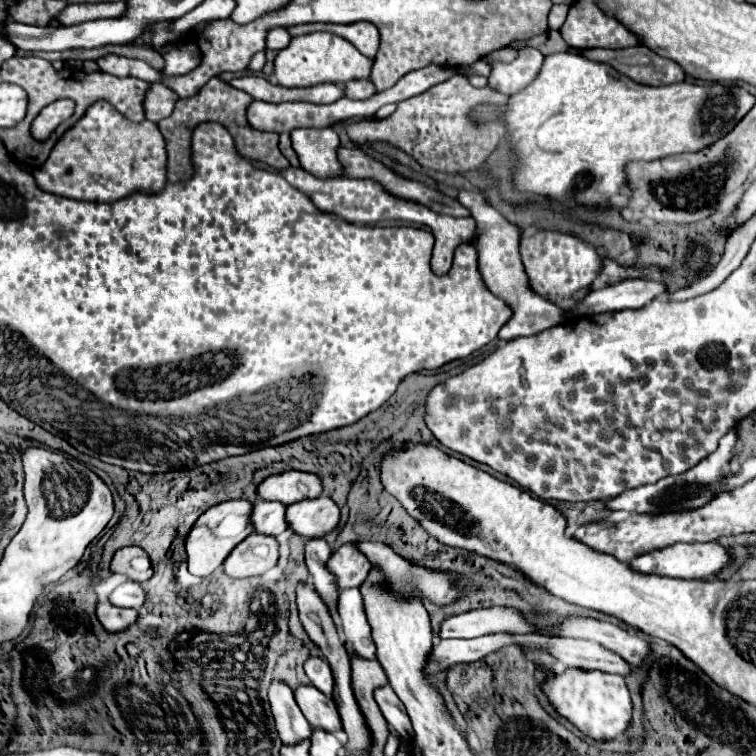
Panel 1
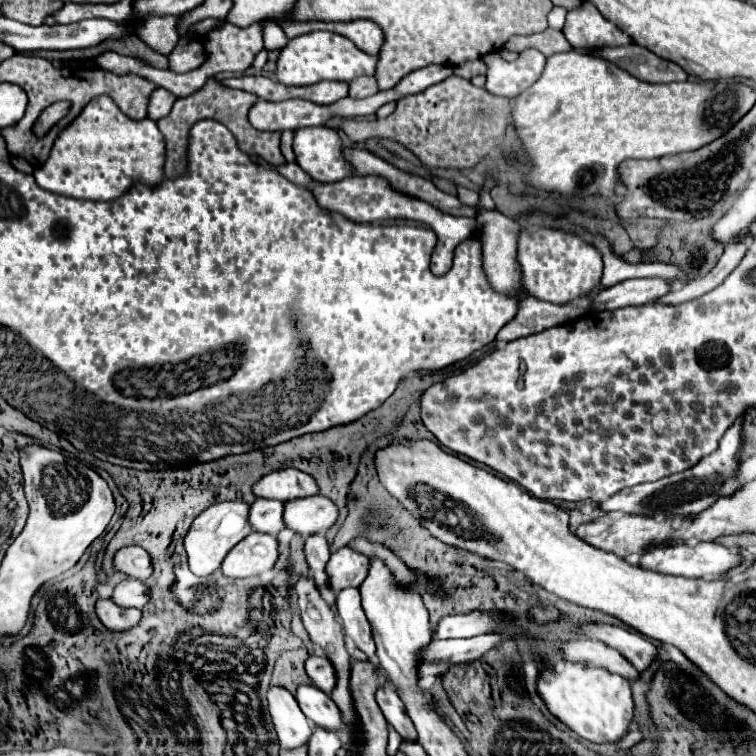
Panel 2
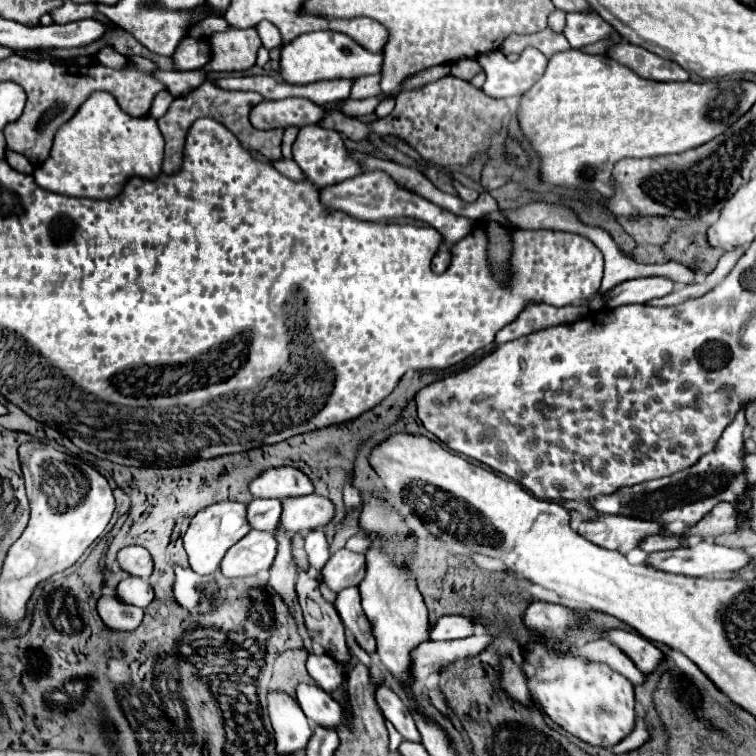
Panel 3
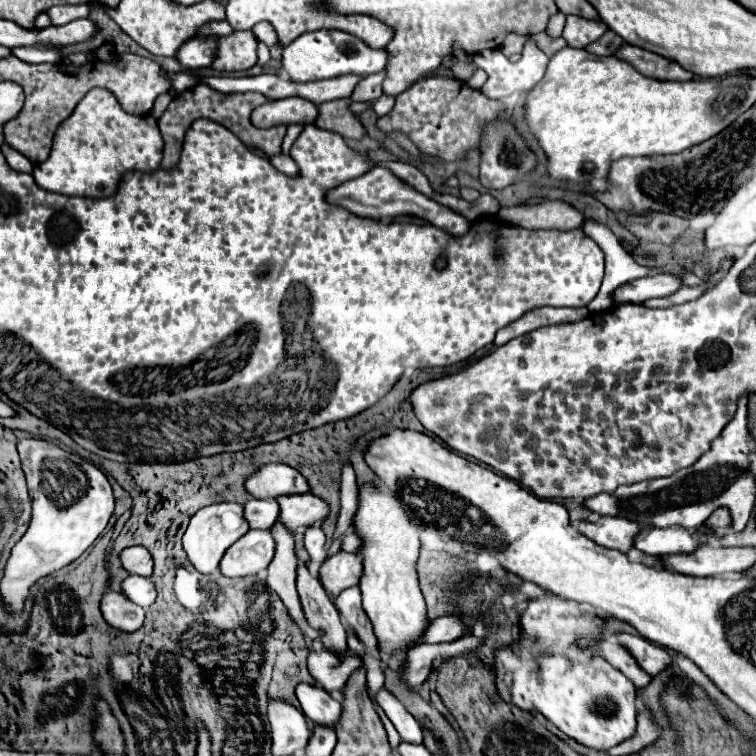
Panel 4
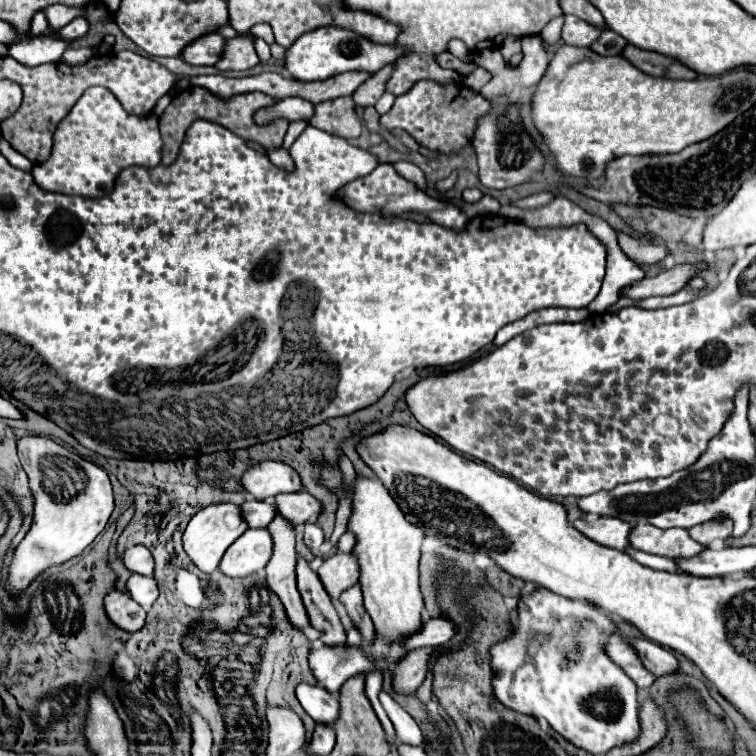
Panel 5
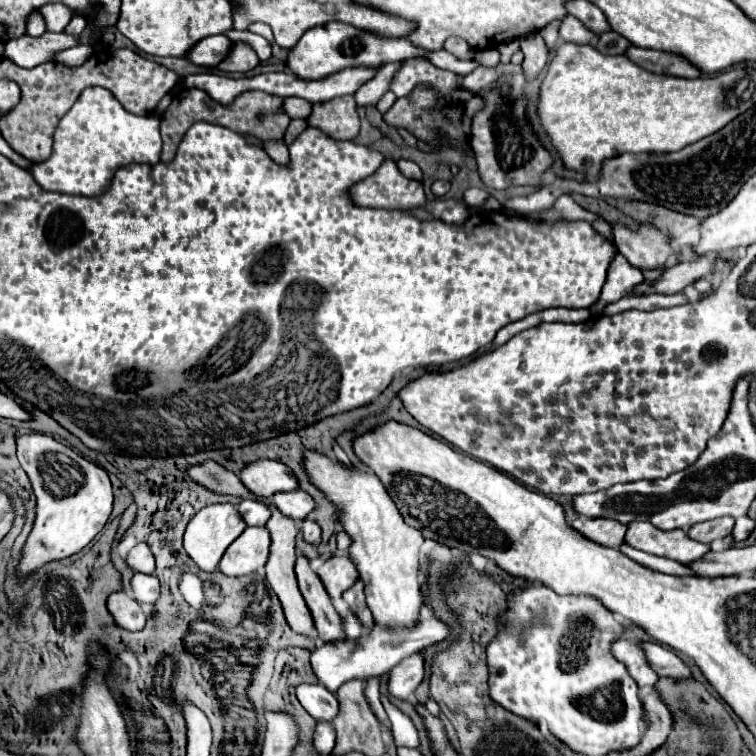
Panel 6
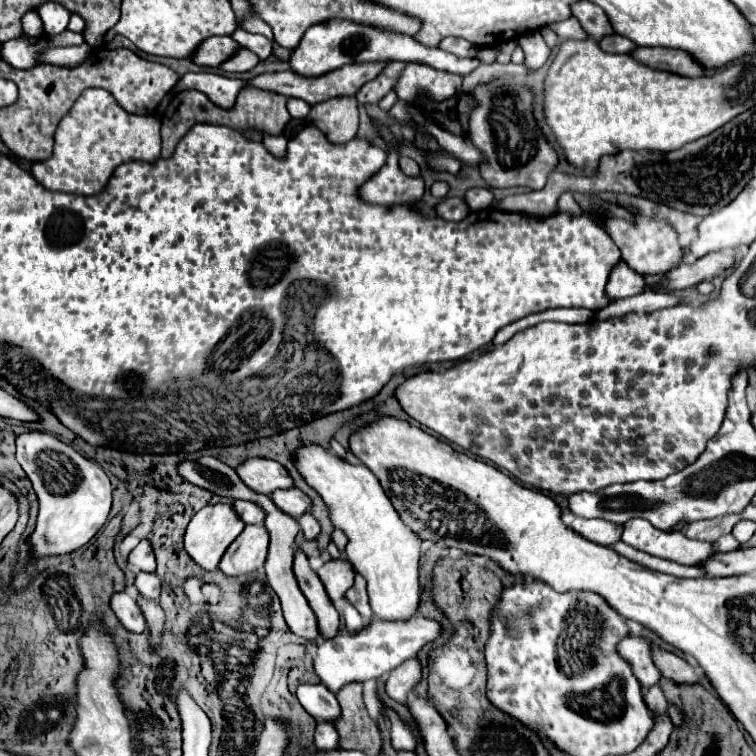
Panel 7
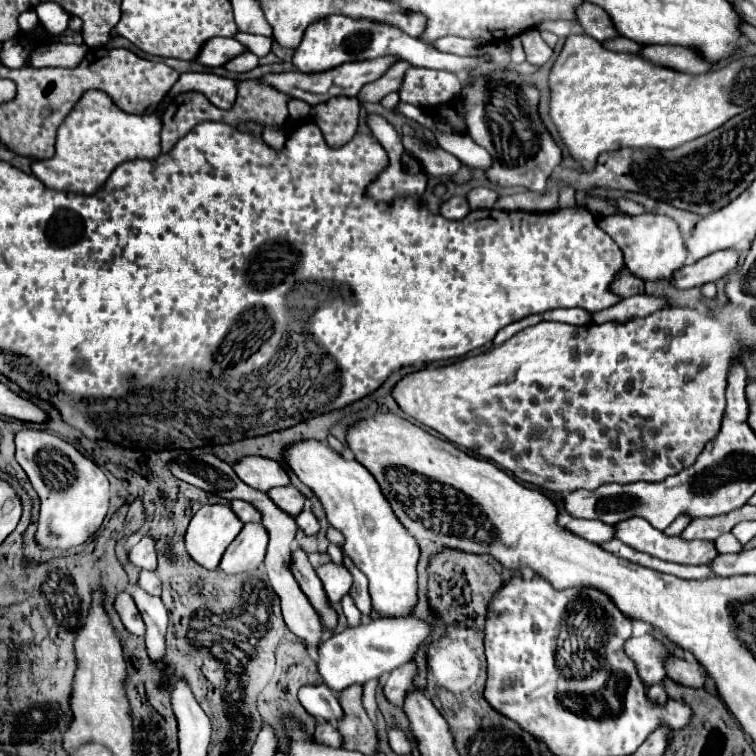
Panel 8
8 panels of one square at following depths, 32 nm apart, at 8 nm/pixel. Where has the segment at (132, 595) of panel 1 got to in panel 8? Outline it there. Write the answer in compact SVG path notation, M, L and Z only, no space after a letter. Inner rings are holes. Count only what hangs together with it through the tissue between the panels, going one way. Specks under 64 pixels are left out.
M142 570L142 572L140 572L140 578L138 578L138 584L140 584L144 590L152 592L154 596L160 596L160 578L158 578L156 572Z

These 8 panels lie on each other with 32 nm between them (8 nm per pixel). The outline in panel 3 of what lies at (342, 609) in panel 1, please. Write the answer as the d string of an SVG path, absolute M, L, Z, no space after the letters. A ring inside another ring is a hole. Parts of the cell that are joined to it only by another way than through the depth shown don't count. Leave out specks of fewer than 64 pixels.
M346 588L344 592L338 594L336 602L334 602L346 634L356 638L356 642L368 652L373 655L376 651L376 640L372 636L372 626L368 622L368 618L364 616L364 610L360 606L360 592L358 588Z

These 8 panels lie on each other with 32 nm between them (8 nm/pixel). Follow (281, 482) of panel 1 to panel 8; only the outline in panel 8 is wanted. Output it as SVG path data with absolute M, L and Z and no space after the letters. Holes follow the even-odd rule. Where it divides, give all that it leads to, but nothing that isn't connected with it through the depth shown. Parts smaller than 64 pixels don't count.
M244 456L232 468L242 482L246 482L248 486L252 486L260 492L266 492L268 488L290 484L288 474L280 468L280 464L276 460L270 460L270 458Z

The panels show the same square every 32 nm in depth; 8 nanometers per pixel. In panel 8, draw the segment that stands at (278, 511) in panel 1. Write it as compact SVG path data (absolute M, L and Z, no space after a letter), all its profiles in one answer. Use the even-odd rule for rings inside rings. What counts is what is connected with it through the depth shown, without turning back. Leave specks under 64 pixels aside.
M230 500L230 508L242 522L260 522L260 512L250 508L250 504L244 500Z

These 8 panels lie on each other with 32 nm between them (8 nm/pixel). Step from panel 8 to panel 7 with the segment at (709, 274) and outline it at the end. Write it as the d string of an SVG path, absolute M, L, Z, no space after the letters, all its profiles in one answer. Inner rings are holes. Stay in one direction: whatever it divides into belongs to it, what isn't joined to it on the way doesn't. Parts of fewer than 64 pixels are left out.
M712 252L692 264L680 264L678 268L674 268L672 272L666 274L664 282L666 282L666 288L670 288L670 290L684 290L684 288L696 286L704 280L716 278L724 270L734 268L734 264L736 264L734 254Z

